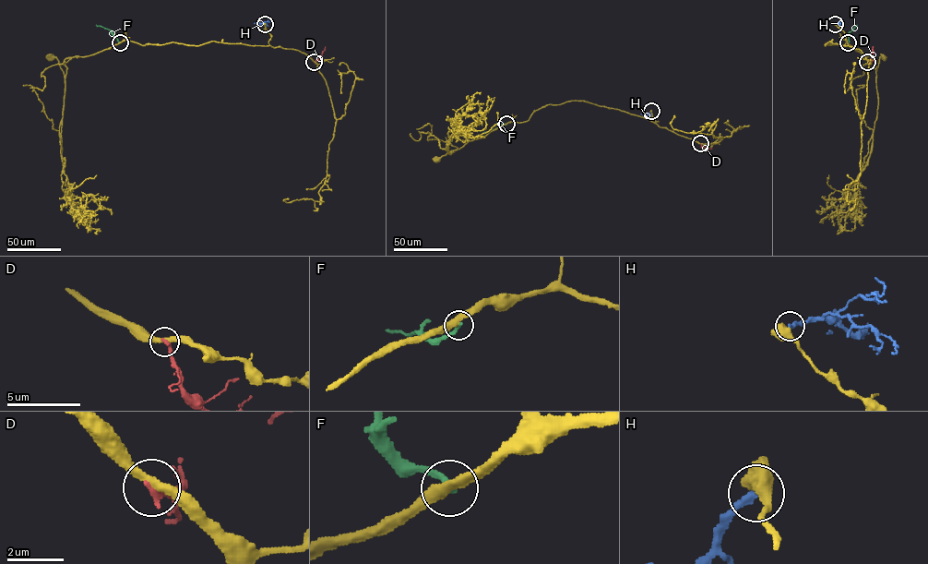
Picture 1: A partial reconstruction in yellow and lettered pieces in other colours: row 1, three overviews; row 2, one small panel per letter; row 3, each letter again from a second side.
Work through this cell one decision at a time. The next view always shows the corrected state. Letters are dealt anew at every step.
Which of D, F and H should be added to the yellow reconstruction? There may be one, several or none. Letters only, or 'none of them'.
none of them

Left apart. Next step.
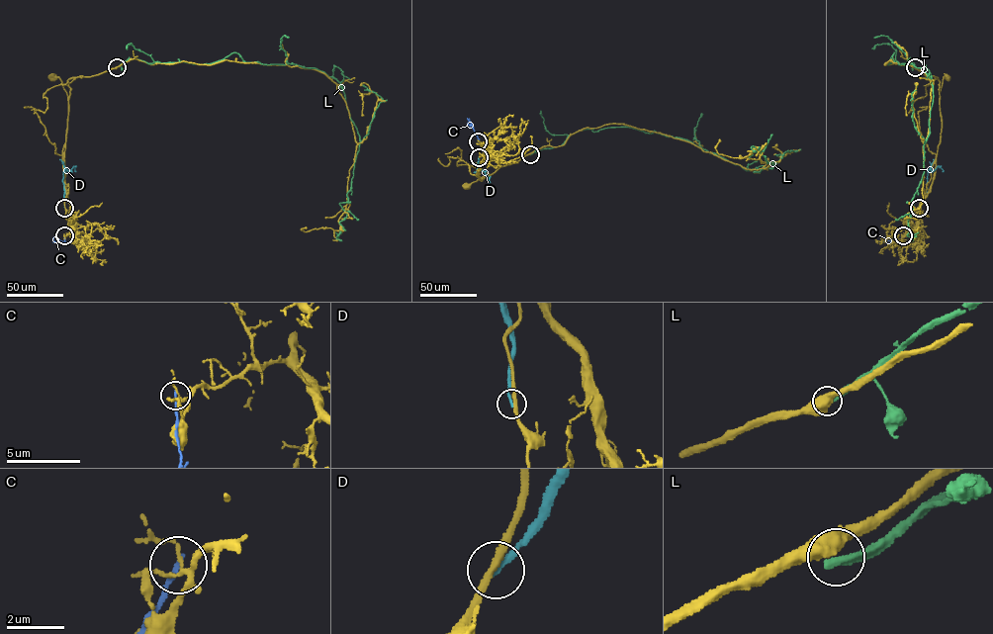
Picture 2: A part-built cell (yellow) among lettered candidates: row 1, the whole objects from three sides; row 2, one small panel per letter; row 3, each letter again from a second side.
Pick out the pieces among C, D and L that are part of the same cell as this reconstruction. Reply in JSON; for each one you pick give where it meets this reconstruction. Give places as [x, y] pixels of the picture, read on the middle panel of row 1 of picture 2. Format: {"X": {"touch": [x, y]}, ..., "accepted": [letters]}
{"accepted": []}

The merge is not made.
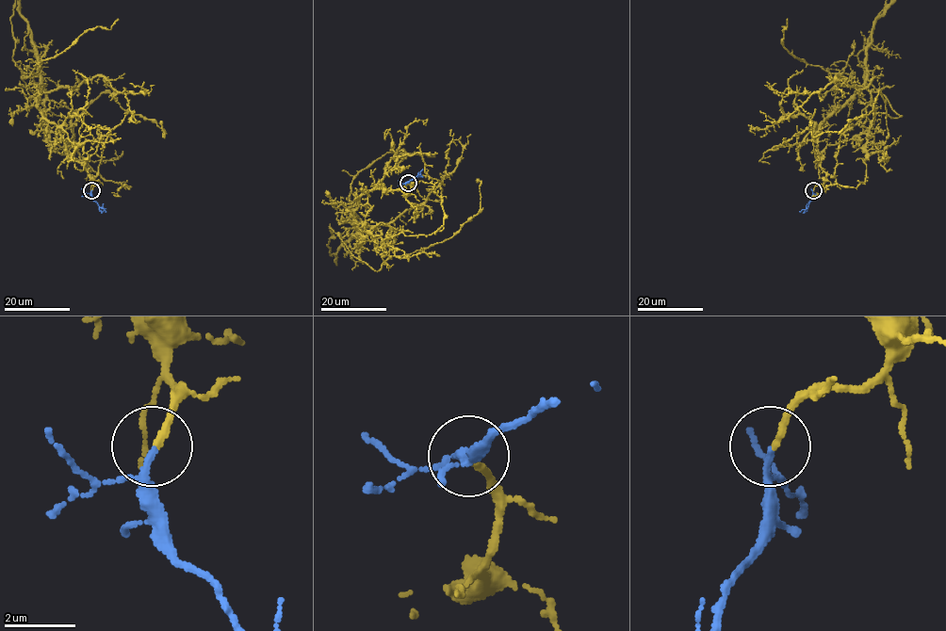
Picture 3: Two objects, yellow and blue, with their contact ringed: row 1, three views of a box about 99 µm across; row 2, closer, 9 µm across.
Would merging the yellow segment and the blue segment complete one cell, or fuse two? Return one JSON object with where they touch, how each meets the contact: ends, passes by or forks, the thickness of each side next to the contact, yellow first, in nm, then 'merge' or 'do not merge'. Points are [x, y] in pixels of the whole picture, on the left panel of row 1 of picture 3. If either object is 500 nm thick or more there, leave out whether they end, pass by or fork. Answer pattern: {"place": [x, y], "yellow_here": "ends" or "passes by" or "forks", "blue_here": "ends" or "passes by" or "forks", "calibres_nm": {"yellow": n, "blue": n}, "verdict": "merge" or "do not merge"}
{"place": [91, 190], "yellow_here": "ends", "blue_here": "passes by", "calibres_nm": {"yellow": 180, "blue": 110}, "verdict": "merge"}

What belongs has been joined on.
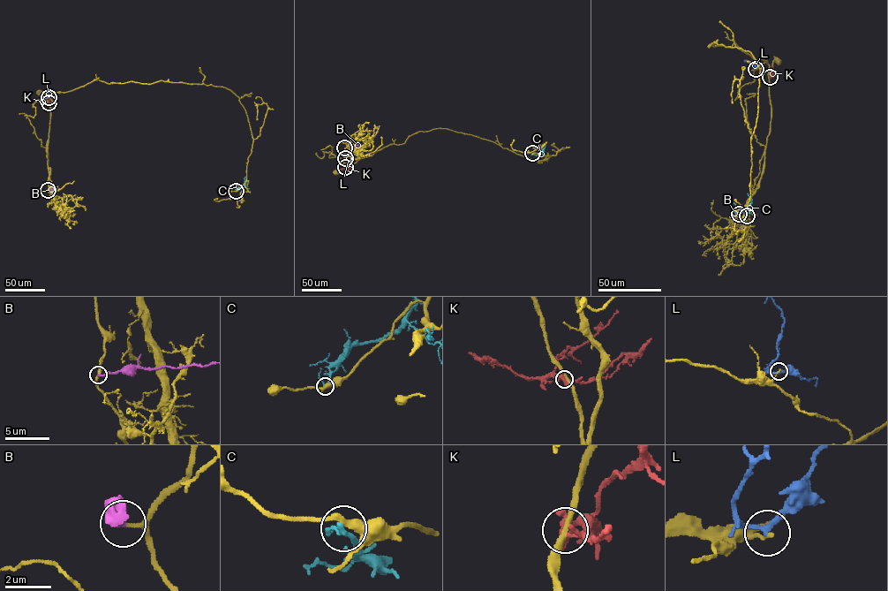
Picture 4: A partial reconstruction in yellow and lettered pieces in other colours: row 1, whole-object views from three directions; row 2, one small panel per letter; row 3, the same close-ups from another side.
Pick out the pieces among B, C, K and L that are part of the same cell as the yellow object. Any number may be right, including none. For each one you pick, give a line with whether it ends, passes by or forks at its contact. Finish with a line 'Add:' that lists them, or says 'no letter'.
B: It ends there
Add: B

